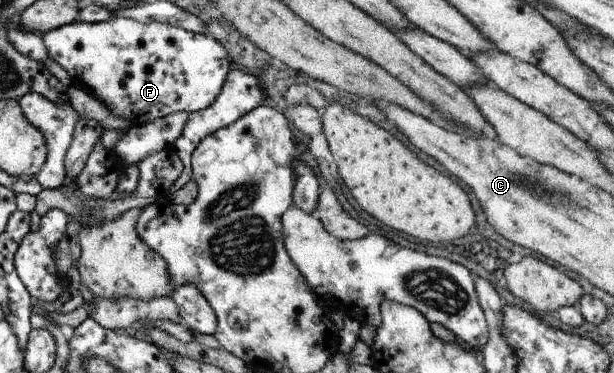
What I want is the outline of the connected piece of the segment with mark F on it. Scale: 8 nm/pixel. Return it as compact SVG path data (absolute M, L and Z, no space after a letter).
M111 16L108 20L97 23L74 21L43 32L40 34L40 38L43 40L47 56L55 63L58 63L60 68L66 71L66 74L70 78L70 85L78 87L81 91L88 93L90 96L94 97L98 103L102 103L110 110L114 116L118 116L118 118L122 118L122 120L128 120L128 122L131 122L132 126L138 126L139 124L162 118L170 113L199 111L200 109L206 108L209 104L212 104L212 101L220 92L220 87L224 82L224 78L226 78L226 73L229 71L228 66L230 66L227 52L224 52L224 47L217 40L210 38L206 34L201 35L200 33L193 33L166 23L149 22L148 24L142 24L132 19Z

